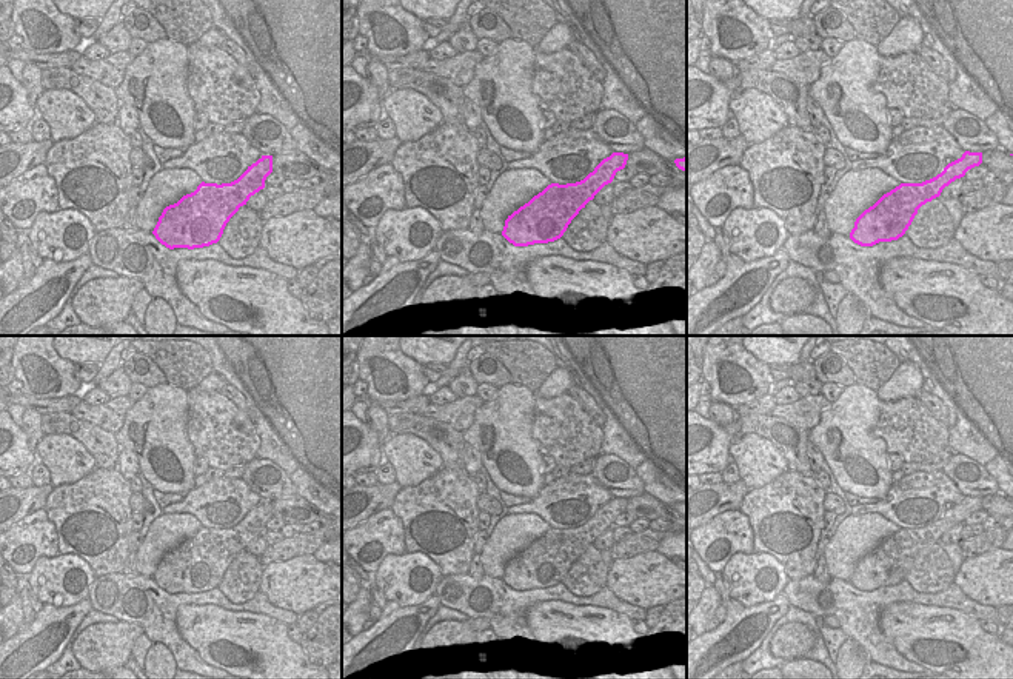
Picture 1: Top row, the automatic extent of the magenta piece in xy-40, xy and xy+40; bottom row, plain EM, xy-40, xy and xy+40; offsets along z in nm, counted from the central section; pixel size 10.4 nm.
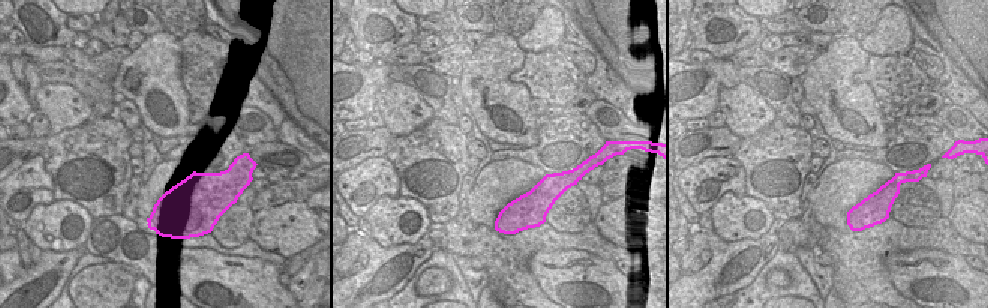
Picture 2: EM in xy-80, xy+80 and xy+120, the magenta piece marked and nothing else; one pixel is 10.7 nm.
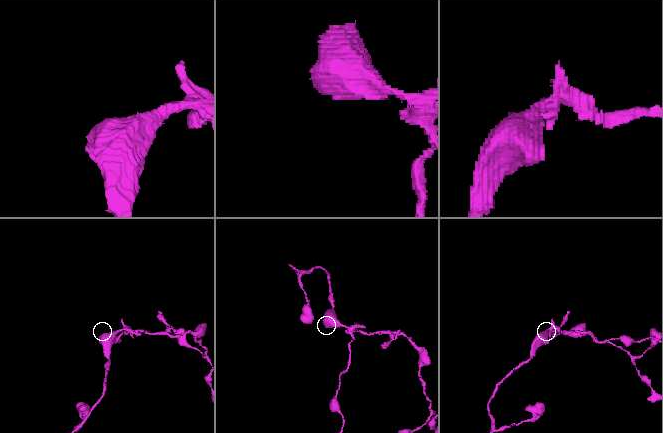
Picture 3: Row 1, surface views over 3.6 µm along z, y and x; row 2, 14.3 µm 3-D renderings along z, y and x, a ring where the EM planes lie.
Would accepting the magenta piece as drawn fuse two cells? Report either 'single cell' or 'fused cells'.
fused cells

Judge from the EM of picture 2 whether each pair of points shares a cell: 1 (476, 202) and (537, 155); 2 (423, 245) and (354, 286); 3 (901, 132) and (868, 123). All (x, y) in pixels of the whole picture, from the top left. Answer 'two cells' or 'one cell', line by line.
1: two cells
2: one cell
3: two cells

